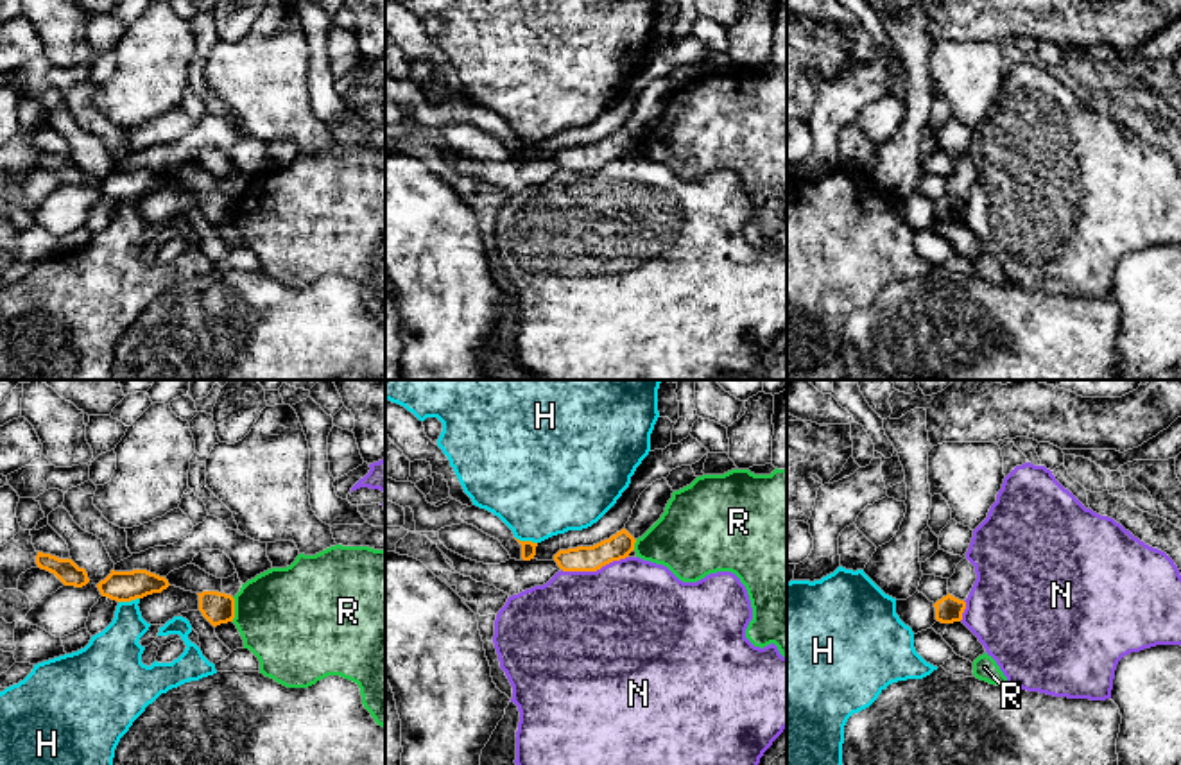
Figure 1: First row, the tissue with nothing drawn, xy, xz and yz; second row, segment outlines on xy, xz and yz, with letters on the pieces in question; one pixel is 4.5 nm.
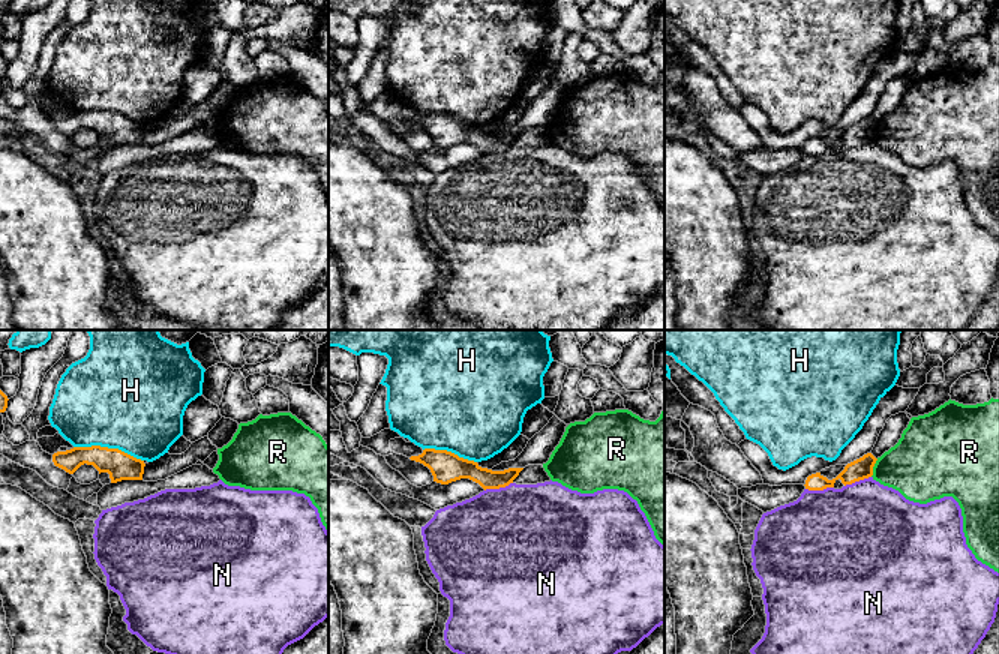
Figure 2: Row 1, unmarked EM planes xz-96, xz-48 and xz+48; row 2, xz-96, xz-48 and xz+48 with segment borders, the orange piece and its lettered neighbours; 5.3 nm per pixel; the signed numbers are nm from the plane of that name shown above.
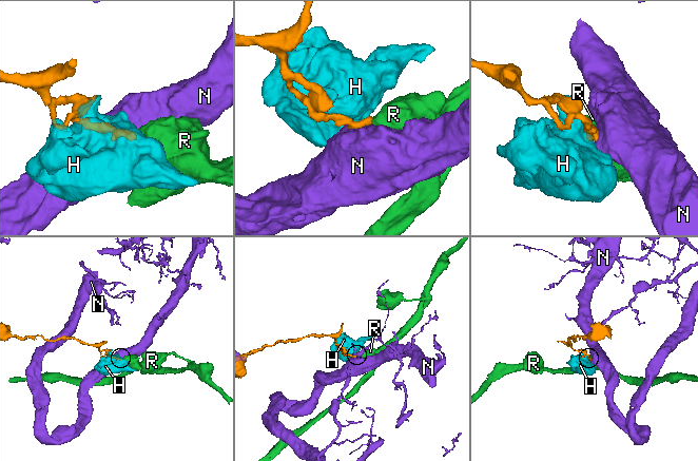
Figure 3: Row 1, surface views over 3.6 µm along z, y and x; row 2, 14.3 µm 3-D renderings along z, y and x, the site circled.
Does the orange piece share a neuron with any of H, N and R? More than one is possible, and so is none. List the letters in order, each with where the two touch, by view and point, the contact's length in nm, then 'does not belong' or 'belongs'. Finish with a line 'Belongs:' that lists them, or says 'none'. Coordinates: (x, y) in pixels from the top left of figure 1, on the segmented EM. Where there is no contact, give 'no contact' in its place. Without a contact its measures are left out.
H: xz (525, 541) | 110 nm | does not belong
N: xz (594, 570) | 320 nm | does not belong
R: xy (233, 610) | 110 nm | does not belong
Belongs: none

